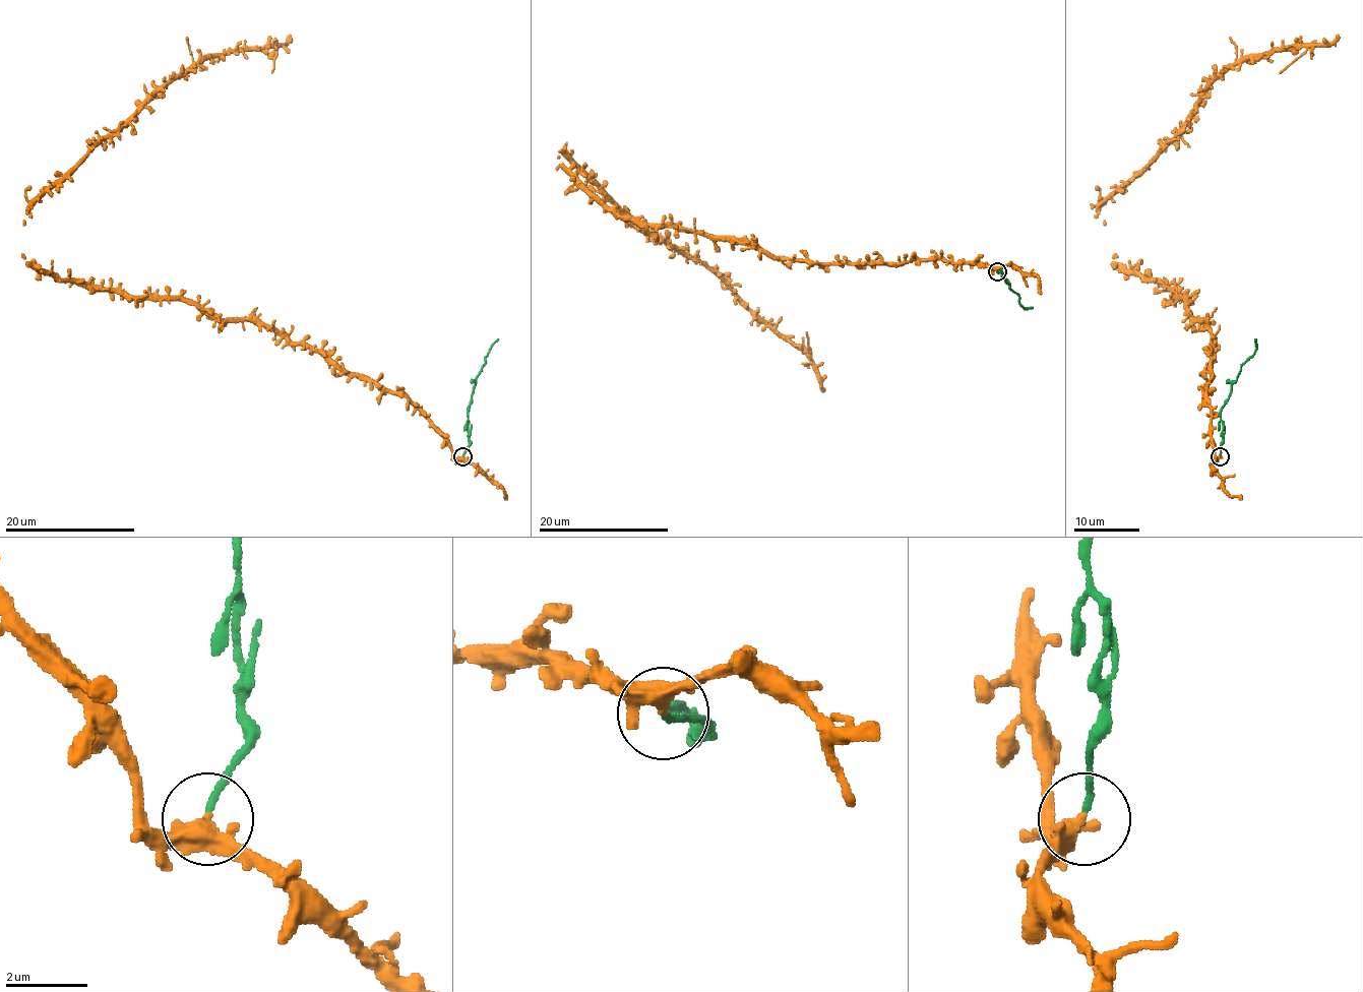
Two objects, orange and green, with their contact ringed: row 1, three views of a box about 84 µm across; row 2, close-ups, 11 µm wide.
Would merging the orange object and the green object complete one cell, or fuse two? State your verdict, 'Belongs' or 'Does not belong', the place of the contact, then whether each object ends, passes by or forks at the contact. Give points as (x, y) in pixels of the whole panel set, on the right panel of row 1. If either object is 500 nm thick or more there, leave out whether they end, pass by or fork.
Does not belong. Place: (1220, 456). At the ring orange forks. At the ring green ends

